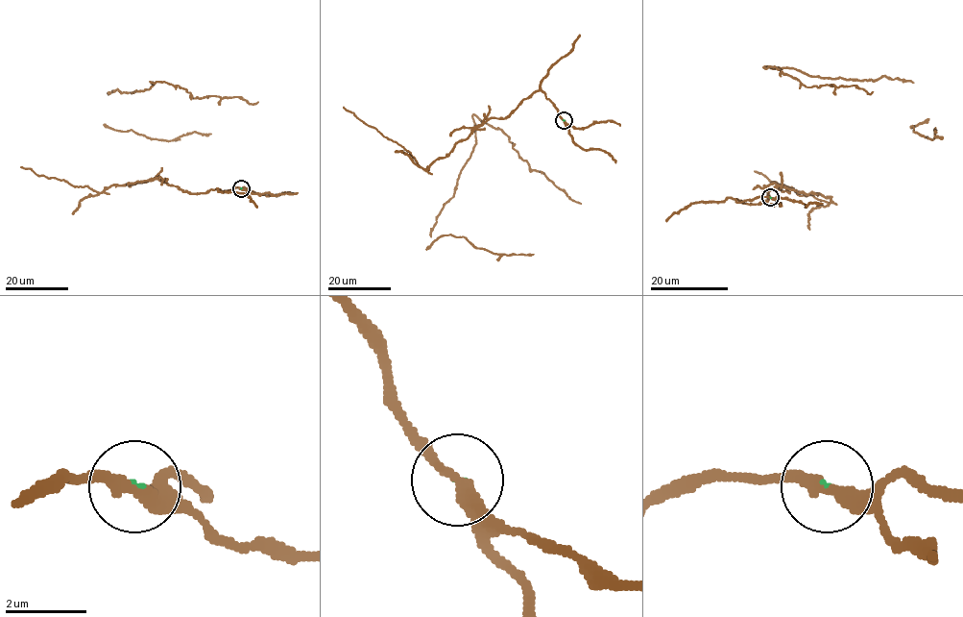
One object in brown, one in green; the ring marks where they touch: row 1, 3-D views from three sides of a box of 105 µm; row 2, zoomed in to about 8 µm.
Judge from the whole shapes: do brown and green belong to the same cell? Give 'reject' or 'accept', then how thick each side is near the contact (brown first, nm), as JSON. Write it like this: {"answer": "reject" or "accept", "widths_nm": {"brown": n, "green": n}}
{"answer": "reject", "widths_nm": {"brown": 320, "green": 60}}

